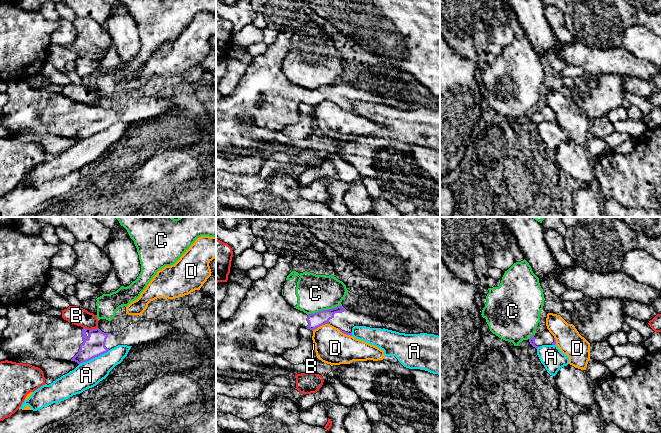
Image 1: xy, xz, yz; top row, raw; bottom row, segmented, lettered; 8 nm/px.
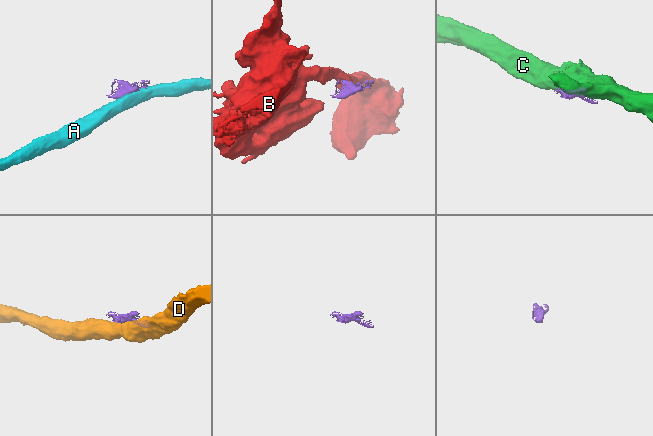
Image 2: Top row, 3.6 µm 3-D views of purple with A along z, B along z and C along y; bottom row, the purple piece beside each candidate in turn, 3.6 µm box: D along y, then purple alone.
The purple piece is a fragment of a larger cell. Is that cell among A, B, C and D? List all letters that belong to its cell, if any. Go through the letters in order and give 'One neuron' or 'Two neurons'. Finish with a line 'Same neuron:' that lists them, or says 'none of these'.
A: Two neurons
B: Two neurons
C: Two neurons
D: Two neurons
Same neuron: none of these

